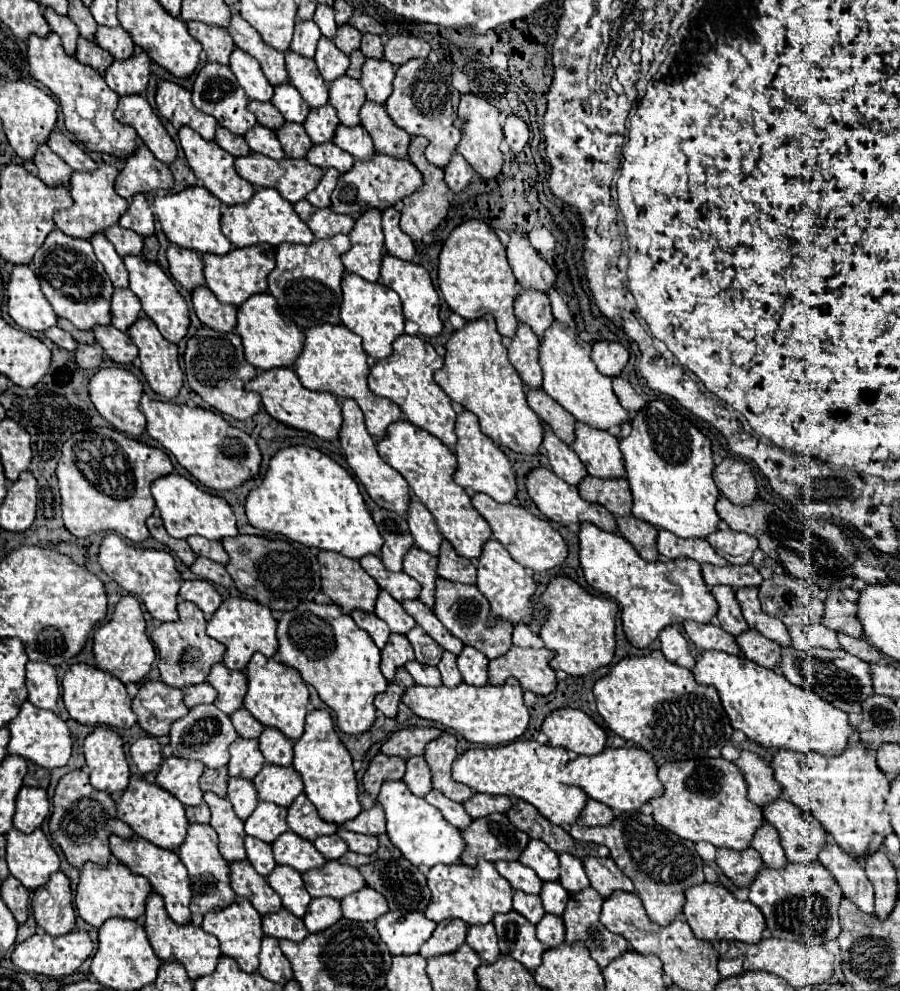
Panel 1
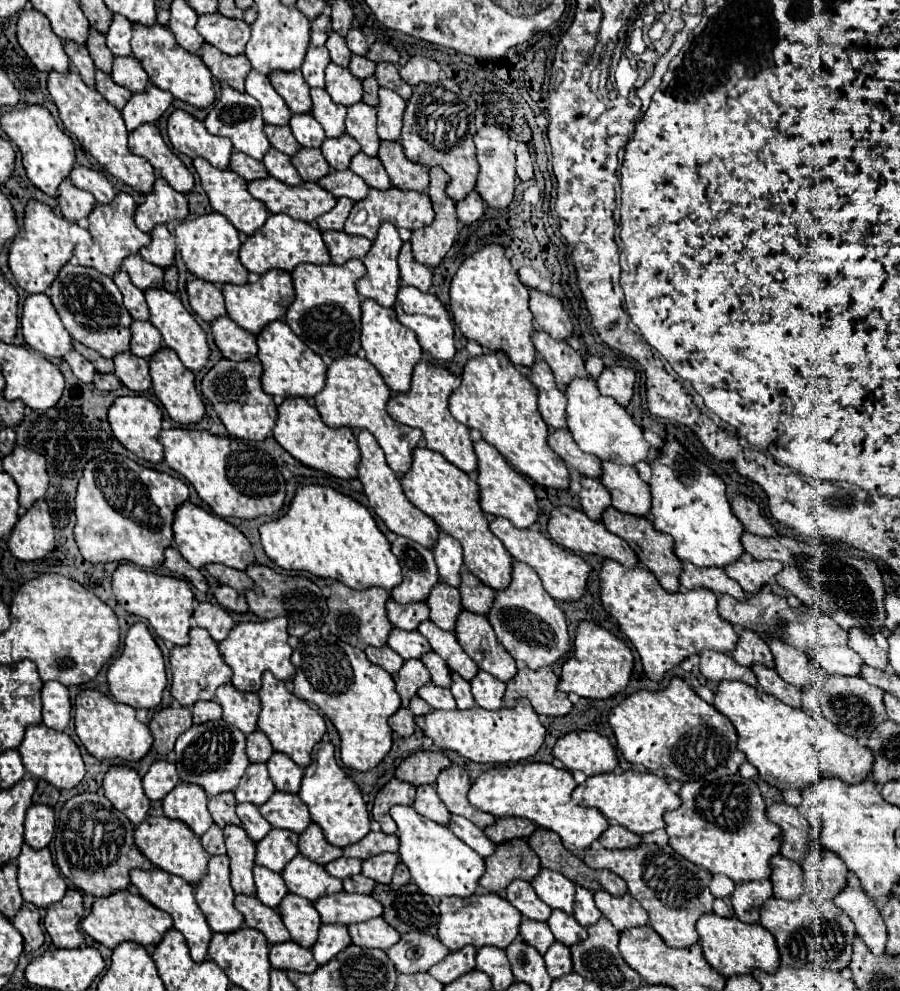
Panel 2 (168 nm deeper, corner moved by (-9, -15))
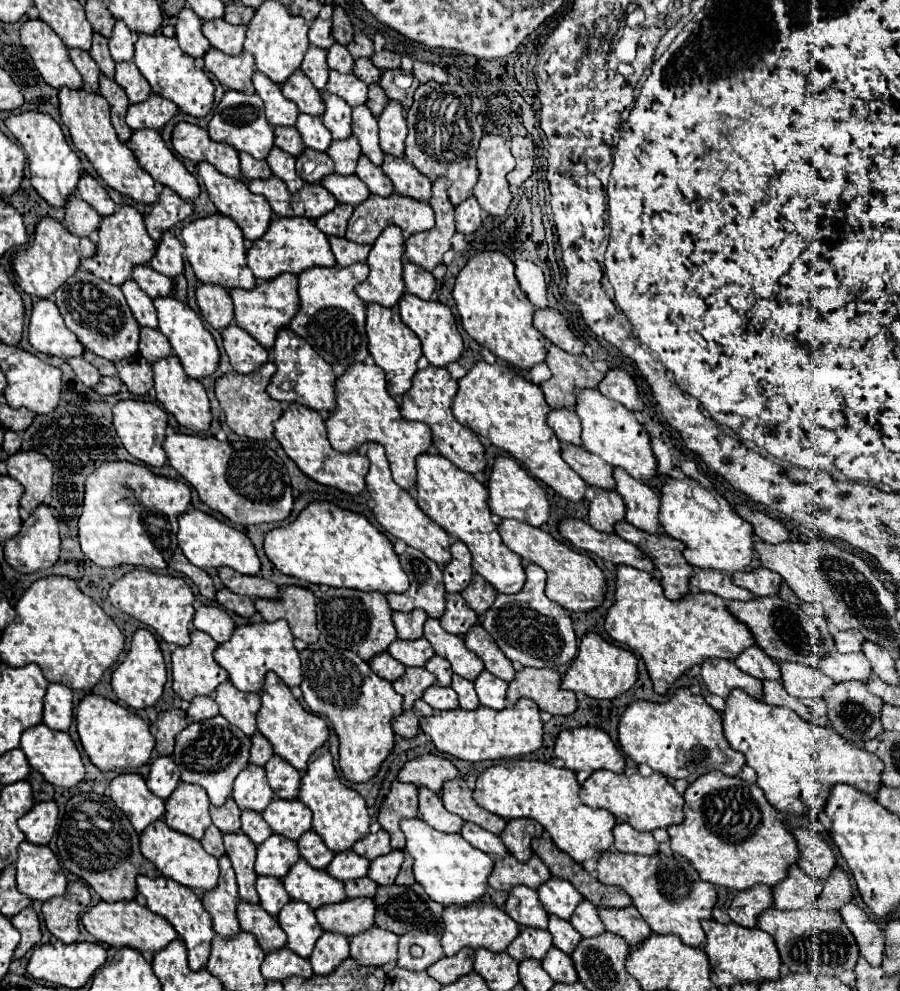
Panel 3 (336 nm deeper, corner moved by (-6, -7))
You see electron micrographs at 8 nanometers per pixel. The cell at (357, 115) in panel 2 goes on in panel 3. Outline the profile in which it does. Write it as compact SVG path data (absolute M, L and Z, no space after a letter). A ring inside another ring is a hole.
M366 104L352 108L352 134L360 140L362 152L372 160L372 164L382 164L382 148L378 144L378 124Z

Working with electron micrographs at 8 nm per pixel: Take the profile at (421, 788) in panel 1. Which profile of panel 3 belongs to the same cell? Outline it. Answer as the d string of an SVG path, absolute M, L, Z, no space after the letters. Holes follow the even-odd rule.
M418 788L418 816L440 832L460 832L460 824L464 824L464 820L448 812L440 796L428 788Z

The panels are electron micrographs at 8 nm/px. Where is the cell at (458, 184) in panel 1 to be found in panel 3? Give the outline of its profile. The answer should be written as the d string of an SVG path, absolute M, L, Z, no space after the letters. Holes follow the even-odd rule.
M474 196L456 206L456 230L462 234L470 234L478 230L482 224L482 208Z

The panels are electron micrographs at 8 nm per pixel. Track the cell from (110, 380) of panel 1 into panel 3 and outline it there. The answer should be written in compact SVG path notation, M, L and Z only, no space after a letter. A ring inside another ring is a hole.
M120 400L114 404L112 408L112 424L118 432L118 438L122 440L124 448L140 462L148 464L148 466L162 466L166 462L166 454L162 450L162 442L166 436L166 412L152 404L152 402L144 402L144 400Z

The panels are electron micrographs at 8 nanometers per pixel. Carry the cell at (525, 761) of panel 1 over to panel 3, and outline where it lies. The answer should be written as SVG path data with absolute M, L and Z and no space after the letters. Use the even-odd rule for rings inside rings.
M504 760L502 764L490 766L476 780L474 800L478 806L504 820L532 818L544 826L554 844L570 854L576 862L596 858L600 852L612 846L612 828L616 818L604 808L588 808L578 798L580 784L576 774L568 768L556 768L540 760Z

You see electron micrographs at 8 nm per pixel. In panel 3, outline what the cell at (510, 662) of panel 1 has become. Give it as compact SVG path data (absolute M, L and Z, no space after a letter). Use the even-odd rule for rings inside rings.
M522 668L516 672L514 680L508 684L508 702L518 702L518 698L530 698L540 710L550 714L572 714L576 710L576 694L560 688L560 674L550 668Z

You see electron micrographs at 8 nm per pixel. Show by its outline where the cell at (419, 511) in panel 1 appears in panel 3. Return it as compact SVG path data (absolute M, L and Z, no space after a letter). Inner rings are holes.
M456 540L452 546L450 546L450 552L452 552L452 560L448 564L444 564L444 586L446 586L446 592L462 592L470 580L472 580L472 556L466 548L464 542Z

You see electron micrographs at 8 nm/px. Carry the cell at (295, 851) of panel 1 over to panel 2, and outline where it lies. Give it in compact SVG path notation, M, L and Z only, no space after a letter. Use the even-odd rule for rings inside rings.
M297 854L287 864L287 868L281 872L281 876L291 894L307 898L309 902L315 902L321 896L337 894L343 890L341 880L333 878L331 874L327 874L327 870L323 866L307 860L301 854Z

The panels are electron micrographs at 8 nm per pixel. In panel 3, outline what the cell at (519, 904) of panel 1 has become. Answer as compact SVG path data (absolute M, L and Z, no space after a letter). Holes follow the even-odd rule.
M522 928L520 934L516 936L516 940L508 946L506 952L520 962L520 960L526 960L526 958L542 960L544 954L550 948L552 948L552 934L548 930Z

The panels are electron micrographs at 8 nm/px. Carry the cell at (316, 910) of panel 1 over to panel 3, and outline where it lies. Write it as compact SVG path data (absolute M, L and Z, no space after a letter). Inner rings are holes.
M324 932L310 956L310 964L314 974L330 974L344 958L350 956L348 948L348 936L336 934L336 932Z

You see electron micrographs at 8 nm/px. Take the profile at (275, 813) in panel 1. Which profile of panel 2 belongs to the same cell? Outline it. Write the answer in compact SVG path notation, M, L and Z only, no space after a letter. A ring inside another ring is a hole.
M273 828L261 842L257 842L255 864L273 872L281 872L297 854L297 834Z

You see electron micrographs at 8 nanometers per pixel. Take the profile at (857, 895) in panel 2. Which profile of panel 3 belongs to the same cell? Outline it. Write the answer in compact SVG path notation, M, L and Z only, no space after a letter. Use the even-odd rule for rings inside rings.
M846 902L840 908L840 914L850 928L850 932L856 938L856 944L860 948L860 954L872 964L880 966L882 954L884 954L884 932L880 930L878 922L872 920L866 910L862 910L854 902Z

